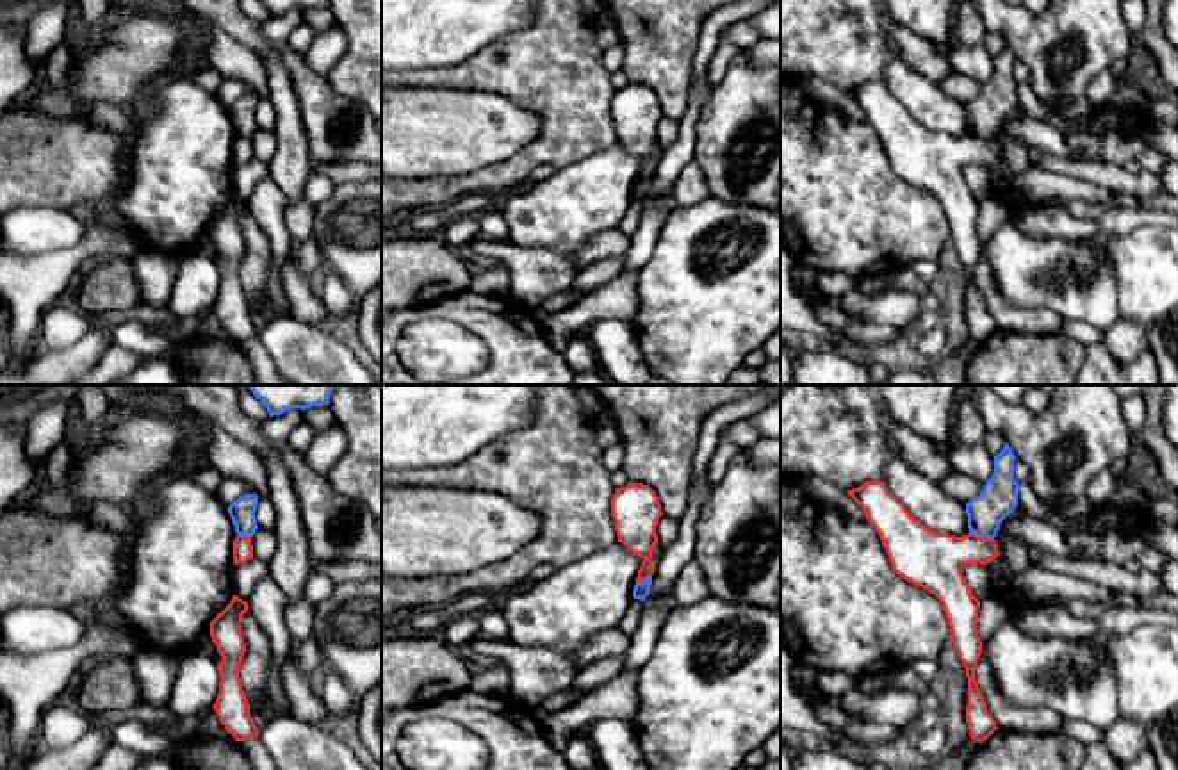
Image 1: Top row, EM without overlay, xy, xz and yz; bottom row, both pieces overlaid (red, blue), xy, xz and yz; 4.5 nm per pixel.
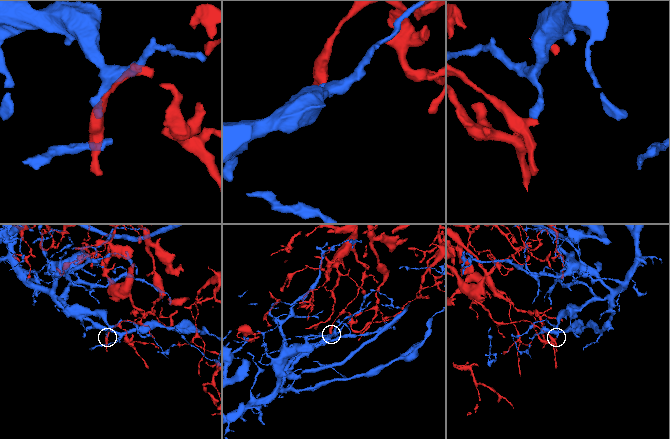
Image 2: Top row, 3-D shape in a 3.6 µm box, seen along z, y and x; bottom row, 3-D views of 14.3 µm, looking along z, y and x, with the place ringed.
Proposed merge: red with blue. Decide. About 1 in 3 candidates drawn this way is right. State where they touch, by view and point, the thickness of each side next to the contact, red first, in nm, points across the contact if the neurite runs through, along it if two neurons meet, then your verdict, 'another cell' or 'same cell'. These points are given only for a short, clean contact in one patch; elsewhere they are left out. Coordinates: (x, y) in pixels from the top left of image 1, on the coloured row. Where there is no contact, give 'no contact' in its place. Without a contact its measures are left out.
meets red in yz at (981, 537); 260 nm thick on the red side, 160 nm on the other; border along yz (970, 532), (993, 539); another cell

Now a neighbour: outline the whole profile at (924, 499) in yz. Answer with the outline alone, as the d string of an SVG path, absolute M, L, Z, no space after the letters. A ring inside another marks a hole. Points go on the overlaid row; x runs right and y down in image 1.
M893 456L884 469L888 490L923 526L936 533L962 537L969 533L966 504L941 490L920 471Z

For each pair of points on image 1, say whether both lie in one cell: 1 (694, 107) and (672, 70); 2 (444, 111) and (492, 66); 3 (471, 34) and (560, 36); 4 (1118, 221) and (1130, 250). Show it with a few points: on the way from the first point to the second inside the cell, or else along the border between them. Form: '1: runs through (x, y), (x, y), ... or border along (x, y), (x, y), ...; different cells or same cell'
1: border along (694, 82), (687, 107), (678, 118); different cells
2: border along (426, 86), (487, 90), (508, 100); different cells
3: border along (537, 18), (482, 47), (473, 56); different cells
4: border along (1159, 225), (1137, 225), (1125, 234), (1088, 237); different cells

